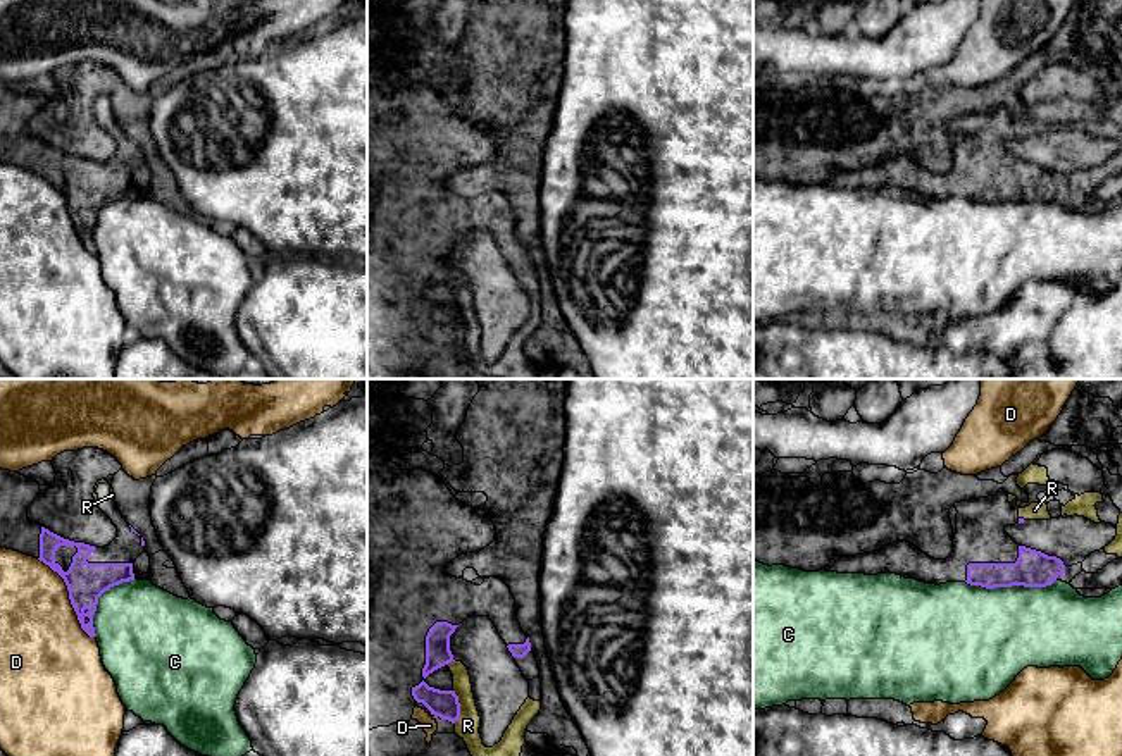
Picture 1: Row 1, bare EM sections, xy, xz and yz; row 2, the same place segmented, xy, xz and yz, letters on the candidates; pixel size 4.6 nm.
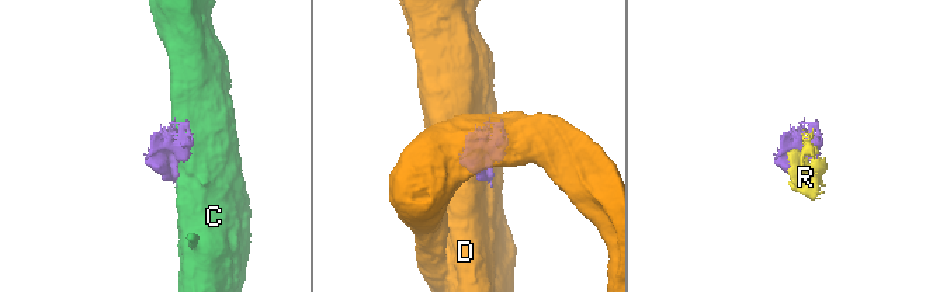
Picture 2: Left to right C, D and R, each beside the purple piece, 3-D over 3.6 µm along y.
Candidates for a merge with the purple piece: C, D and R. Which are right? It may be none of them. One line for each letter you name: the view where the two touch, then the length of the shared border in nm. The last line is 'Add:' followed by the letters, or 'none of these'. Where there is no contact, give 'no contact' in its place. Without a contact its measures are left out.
R: contact in xz; length 160 nm
Add: R

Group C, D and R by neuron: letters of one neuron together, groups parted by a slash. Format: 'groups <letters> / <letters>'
groups C / D / R

